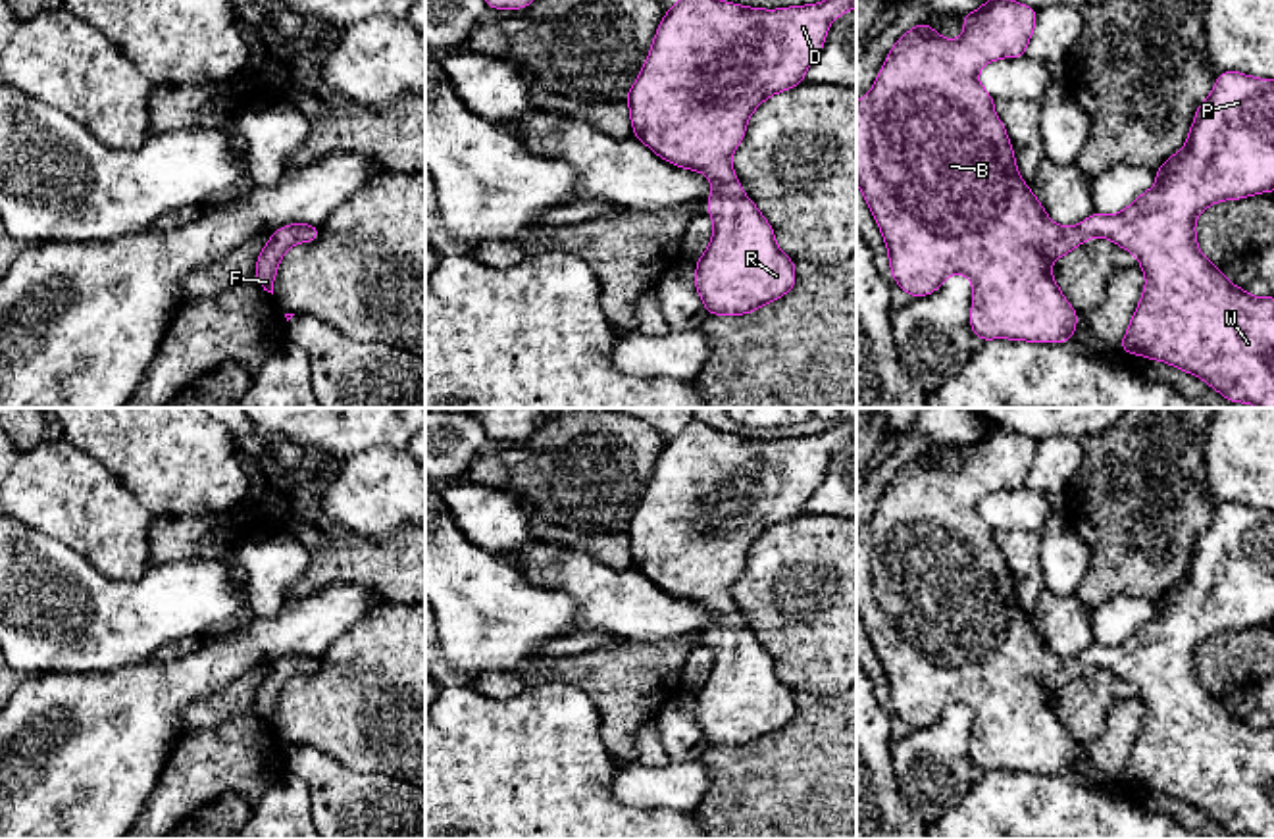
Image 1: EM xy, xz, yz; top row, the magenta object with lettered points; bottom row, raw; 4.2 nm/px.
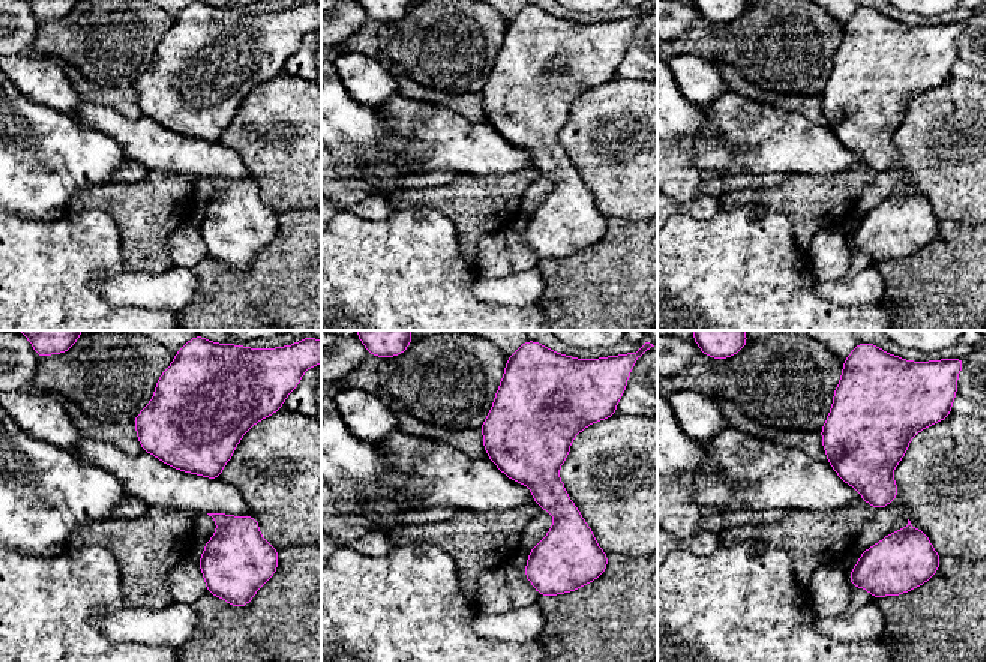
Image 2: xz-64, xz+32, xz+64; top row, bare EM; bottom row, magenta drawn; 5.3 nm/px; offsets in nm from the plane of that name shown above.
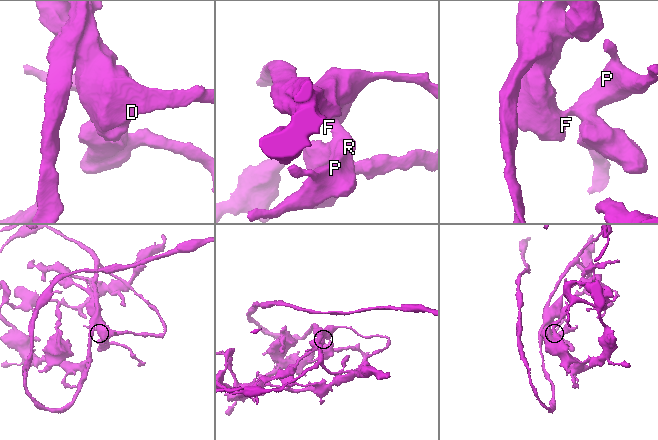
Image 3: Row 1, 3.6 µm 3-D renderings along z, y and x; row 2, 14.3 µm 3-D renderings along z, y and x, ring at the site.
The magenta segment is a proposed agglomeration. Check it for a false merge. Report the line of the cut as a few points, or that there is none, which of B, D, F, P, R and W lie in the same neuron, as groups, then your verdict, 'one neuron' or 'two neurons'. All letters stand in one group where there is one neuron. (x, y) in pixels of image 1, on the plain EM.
no cut | B D F P R W | one neuron

